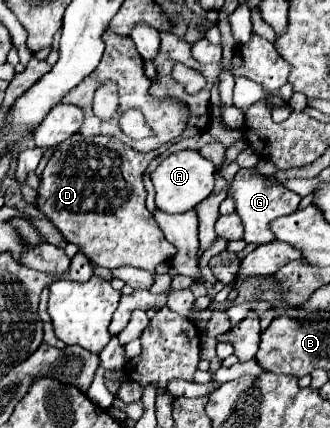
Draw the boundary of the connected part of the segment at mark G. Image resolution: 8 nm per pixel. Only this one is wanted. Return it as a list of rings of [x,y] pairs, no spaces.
[[[252,172],[250,178],[236,174],[234,182],[230,184],[228,196],[232,196],[236,200],[236,212],[242,218],[242,224],[244,224],[244,240],[252,242],[252,244],[272,242],[274,234],[270,230],[270,222],[280,218],[280,216],[296,212],[298,206],[300,206],[300,200],[302,200],[298,194],[294,194],[294,192],[290,192],[290,190],[278,186],[278,184],[268,182],[264,176],[258,176],[254,172]]]

